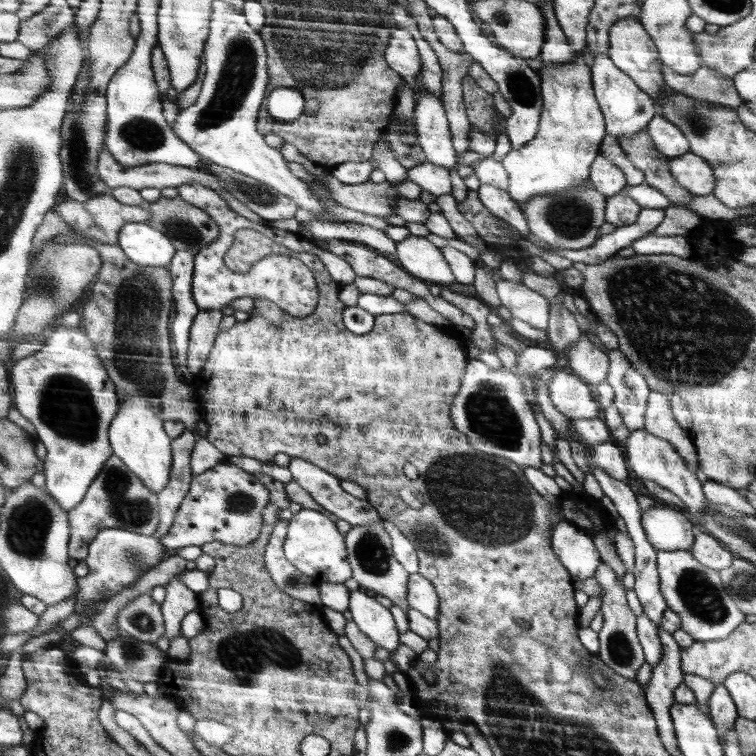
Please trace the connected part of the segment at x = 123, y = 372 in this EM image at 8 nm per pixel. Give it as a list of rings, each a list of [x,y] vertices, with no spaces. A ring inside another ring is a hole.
[[[55,208],[46,215],[38,229],[33,255],[40,255],[46,247],[46,240],[55,238],[58,233],[72,234],[73,238],[94,247],[101,254],[102,267],[90,298],[82,308],[81,327],[92,339],[101,362],[116,384],[120,402],[126,398],[144,398],[162,420],[183,422],[186,430],[195,432],[200,404],[194,402],[192,388],[178,380],[170,352],[168,314],[172,308],[173,292],[170,288],[173,288],[173,278],[170,278],[169,270],[166,267],[140,266],[130,261],[117,244],[102,244],[95,238],[75,234]]]

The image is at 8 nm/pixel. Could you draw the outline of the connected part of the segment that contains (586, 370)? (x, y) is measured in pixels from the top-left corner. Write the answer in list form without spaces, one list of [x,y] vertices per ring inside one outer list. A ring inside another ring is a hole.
[[[584,334],[569,348],[566,359],[570,368],[591,385],[597,385],[607,378],[609,358],[606,351]]]

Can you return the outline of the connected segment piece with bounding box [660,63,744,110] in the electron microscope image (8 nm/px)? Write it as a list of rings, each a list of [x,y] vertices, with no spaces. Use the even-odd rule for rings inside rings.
[[[664,63],[660,69],[666,86],[674,91],[680,91],[709,105],[722,105],[736,110],[744,108],[733,80],[706,65],[701,65],[696,73],[688,75],[678,74]]]

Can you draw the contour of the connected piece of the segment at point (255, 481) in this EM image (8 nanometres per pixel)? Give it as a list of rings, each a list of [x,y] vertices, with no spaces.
[[[222,461],[216,466],[196,474],[188,496],[177,510],[176,520],[160,541],[169,554],[188,546],[202,546],[220,541],[234,546],[251,544],[262,533],[263,510],[269,504],[270,491],[255,473]]]

